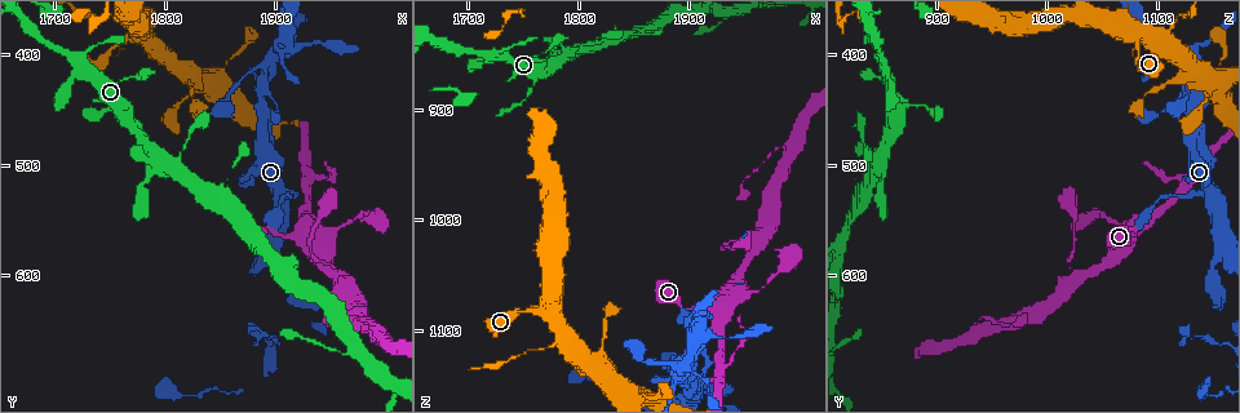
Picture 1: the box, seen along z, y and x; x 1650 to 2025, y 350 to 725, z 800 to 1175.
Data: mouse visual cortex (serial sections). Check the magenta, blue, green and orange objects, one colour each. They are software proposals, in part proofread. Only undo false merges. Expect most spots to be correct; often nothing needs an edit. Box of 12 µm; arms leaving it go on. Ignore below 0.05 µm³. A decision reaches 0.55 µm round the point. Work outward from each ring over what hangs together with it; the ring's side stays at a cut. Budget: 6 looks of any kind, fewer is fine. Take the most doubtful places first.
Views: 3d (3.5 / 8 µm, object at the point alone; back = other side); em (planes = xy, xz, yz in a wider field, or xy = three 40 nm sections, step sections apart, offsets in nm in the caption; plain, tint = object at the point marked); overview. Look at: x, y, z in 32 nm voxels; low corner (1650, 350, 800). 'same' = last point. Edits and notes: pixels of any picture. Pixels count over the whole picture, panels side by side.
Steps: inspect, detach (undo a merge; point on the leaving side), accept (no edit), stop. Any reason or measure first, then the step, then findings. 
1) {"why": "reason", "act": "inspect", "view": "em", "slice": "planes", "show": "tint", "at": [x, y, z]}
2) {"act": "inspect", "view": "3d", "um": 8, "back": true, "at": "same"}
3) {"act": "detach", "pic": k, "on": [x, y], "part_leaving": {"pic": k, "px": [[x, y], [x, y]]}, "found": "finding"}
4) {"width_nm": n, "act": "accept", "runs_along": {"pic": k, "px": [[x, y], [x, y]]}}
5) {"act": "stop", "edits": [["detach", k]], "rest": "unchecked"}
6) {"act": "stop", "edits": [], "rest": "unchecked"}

{"why": "sudden change in width", "act": "inspect", "view": "3d", "um": 3.5, "at": [1776, 376, 1112]}

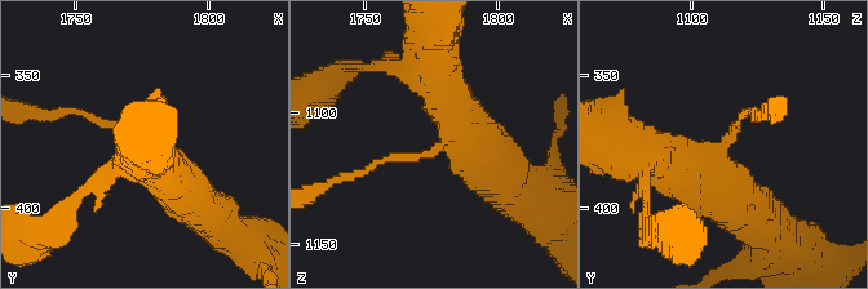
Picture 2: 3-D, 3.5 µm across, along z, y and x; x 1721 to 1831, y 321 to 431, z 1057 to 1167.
{"arm_widths_nm": [100, 600], "act": "inspect", "view": "em", "slice": "xy", "step": 1, "show": "plain", "at": [1778, 376, 1113]}

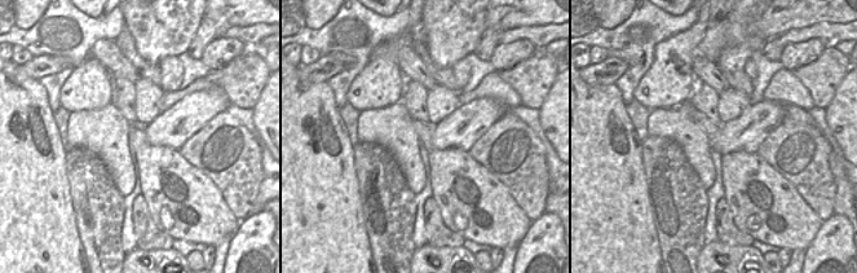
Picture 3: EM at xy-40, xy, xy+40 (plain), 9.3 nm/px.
{"act": "inspect", "view": "em", "slice": "xy", "step": 1, "show": "tint", "at": "same"}

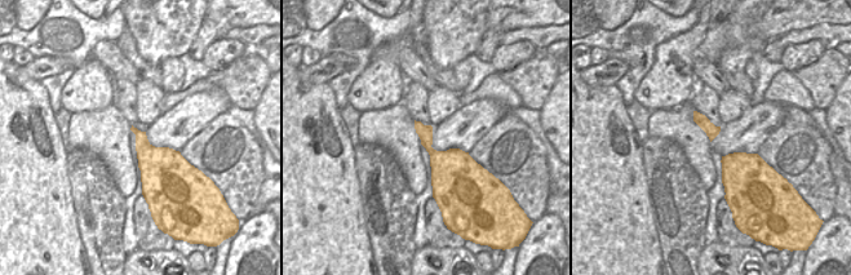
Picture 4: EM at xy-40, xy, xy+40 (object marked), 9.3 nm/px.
{"act": "detach", "pic": 2, "on": [359, 173], "part_leaving": {"pic": 2, "px": [[403, 156], [384, 156], [324, 187]]}, "found": "two cells meet here"}

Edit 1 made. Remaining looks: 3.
{"why": "sharp bend", "act": "inspect", "view": "3d", "um": 8, "at": [1886, 432, 1136]}

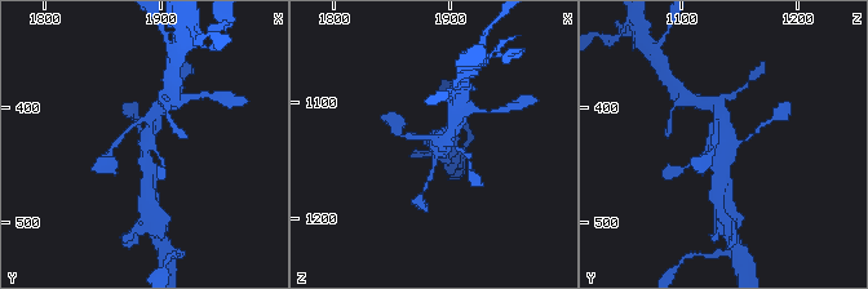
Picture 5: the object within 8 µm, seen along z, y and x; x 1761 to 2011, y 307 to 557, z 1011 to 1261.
{"act": "inspect", "view": "3d", "um": 3.5, "at": [1886, 436, 1140]}

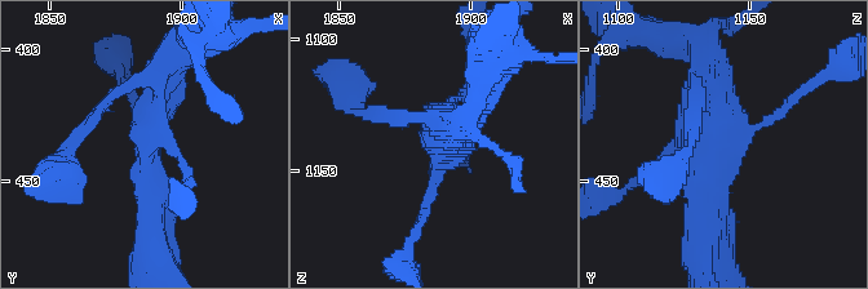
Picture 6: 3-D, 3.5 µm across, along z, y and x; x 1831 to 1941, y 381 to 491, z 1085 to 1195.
{"arms": 4, "arm_widths_nm": [150, 150, 300, 350], "act": "accept", "runs_along": {"pic": 6, "px": [[149, 223], [149, 109], [168, 57]]}, "found": "continuous, no second cell"}

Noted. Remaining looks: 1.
{"why": "thin arm on a thick one", "act": "inspect", "view": "3d", "um": 3.5, "at": [1798, 500, 848]}

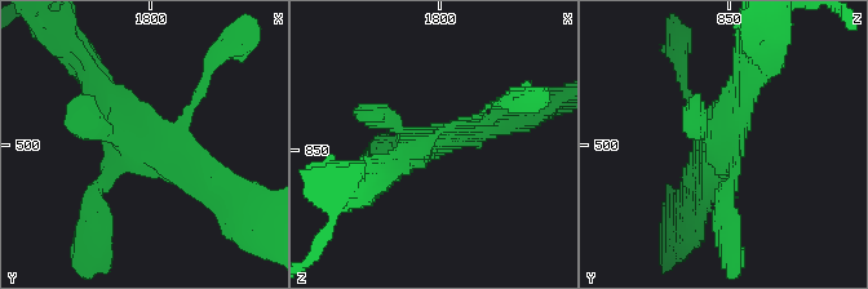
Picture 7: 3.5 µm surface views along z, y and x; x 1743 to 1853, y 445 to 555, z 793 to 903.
{"act": "accept", "runs_along": {"pic": 7, "px": [[92, 79], [147, 154], [211, 190]]}, "found": "one cell here"}

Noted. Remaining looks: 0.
{"act": "stop", "edits": [["detach", 2]], "rest": "unchecked"}

